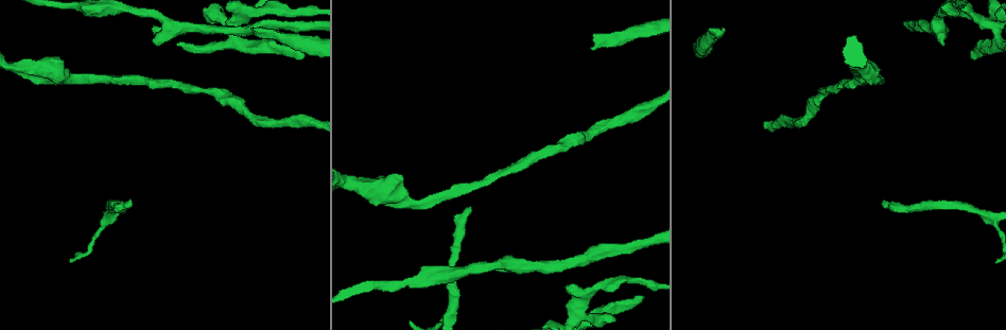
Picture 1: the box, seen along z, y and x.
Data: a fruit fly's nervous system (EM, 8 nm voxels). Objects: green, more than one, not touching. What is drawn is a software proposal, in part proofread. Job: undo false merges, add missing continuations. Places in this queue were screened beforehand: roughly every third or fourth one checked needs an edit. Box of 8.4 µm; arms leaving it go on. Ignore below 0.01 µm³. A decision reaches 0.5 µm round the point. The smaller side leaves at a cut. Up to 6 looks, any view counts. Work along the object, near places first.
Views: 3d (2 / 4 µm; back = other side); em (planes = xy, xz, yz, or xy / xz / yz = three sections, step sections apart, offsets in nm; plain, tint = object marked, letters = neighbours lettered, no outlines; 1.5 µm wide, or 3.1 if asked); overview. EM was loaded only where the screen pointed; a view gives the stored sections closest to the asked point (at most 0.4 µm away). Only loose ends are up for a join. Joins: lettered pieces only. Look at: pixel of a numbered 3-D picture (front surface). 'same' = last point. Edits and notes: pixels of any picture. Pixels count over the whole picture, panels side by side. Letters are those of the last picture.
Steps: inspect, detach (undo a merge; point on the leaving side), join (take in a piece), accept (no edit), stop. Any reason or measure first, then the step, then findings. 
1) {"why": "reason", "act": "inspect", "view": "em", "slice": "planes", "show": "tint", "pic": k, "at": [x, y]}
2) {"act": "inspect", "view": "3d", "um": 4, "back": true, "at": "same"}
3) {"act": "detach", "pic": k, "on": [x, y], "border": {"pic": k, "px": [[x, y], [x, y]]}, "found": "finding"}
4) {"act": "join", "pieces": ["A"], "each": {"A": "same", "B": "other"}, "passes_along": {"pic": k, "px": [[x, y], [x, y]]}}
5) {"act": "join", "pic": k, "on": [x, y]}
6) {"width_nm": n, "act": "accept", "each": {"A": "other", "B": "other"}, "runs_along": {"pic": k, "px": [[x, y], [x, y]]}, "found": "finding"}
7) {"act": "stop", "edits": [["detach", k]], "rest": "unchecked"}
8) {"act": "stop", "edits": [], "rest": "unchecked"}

{"why": "an open end", "act": "inspect", "view": "em", "slice": "planes", "show": "letters", "pic": 1, "at": [156, 45]}

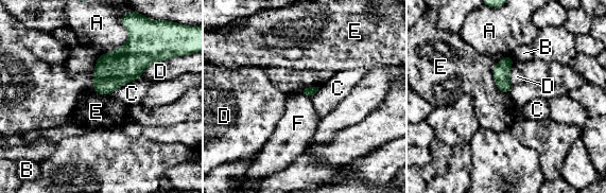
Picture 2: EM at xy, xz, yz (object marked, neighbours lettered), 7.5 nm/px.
{"act": "accept", "each": {"A": "other", "B": "other", "C": "other", "D": "other", "E": "other", "F": "other"}, "found": "no lettered piece goes on from it"}

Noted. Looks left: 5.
{"act": "inspect", "view": "em", "slice": "yz", "step": 8, "show": "tint", "pic": 1, "at": [253, 29]}

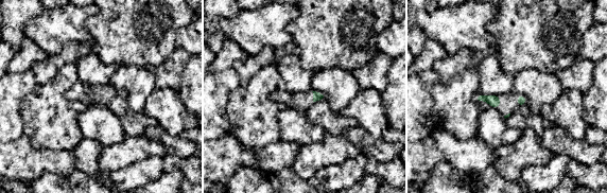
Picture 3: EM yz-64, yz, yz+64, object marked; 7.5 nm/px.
{"act": "inspect", "view": "em", "slice": "xy", "step": 4, "show": "tint", "at": "same"}

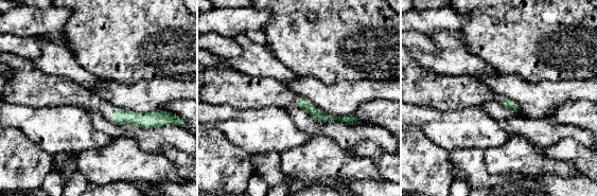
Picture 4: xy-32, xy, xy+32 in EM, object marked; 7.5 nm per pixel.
{"act": "inspect", "view": "em", "slice": "xy", "step": 4, "show": "letters", "at": "same"}

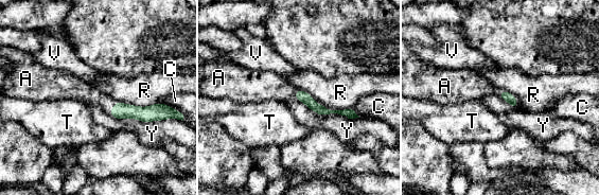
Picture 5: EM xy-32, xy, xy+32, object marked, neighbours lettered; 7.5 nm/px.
{"act": "join", "pieces": ["A"], "each": {"A": "same", "C": "other", "R": "other", "T": "other", "V": "other", "Y": "other"}, "found": "the cell continues"}

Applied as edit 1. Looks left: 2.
{"act": "stop", "edits": [["join", 5]], "rest": "unchecked"}

